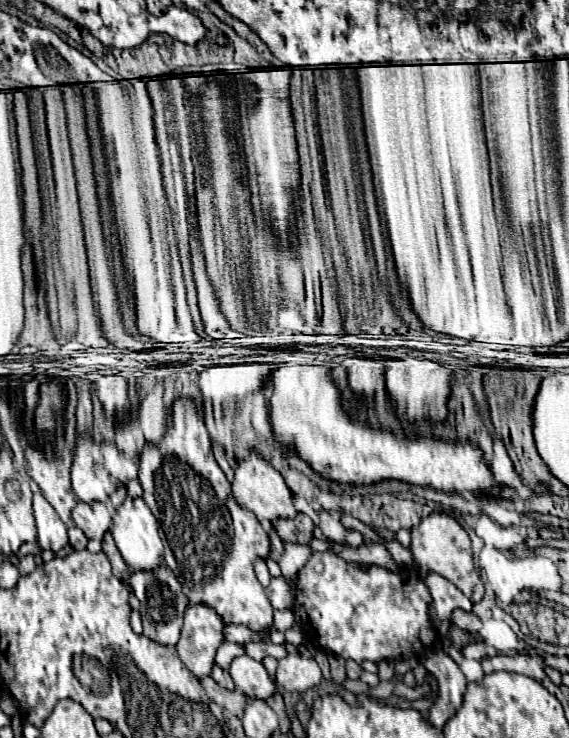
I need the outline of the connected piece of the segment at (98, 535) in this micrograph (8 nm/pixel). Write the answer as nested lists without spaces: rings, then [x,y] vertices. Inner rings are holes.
[[[78,501],[76,507],[72,509],[72,519],[88,539],[100,541],[104,533],[110,529],[110,509],[104,503]]]

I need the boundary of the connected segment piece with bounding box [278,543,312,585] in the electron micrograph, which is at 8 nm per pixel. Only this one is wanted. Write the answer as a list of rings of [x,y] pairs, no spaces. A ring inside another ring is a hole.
[[[284,543],[284,551],[282,557],[278,561],[280,569],[282,569],[282,577],[294,585],[296,583],[296,573],[300,571],[300,567],[308,561],[308,557],[312,555],[308,545],[296,545],[296,543]]]

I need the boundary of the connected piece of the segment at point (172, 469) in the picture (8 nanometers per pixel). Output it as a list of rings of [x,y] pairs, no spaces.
[[[194,399],[174,401],[172,427],[164,433],[160,443],[146,445],[144,451],[140,453],[138,479],[144,489],[142,499],[158,517],[158,523],[172,547],[180,571],[178,581],[184,585],[184,593],[190,599],[190,603],[202,603],[214,607],[226,625],[234,623],[234,625],[248,625],[252,629],[268,629],[272,625],[274,609],[266,597],[264,587],[258,583],[252,565],[256,557],[268,557],[270,541],[256,515],[234,499],[230,491],[230,481],[226,479],[226,475],[222,473],[222,469],[218,467],[212,455],[210,437]]]

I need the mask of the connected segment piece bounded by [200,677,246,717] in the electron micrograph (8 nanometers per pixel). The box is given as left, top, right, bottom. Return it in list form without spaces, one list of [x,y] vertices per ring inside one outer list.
[[[202,677],[200,683],[202,683],[204,691],[208,693],[208,697],[210,697],[216,705],[220,705],[222,709],[226,709],[228,713],[232,713],[232,715],[236,715],[236,717],[242,715],[244,705],[246,705],[244,693],[240,693],[240,691],[228,691],[228,689],[216,685],[216,681],[212,681],[212,677]]]

